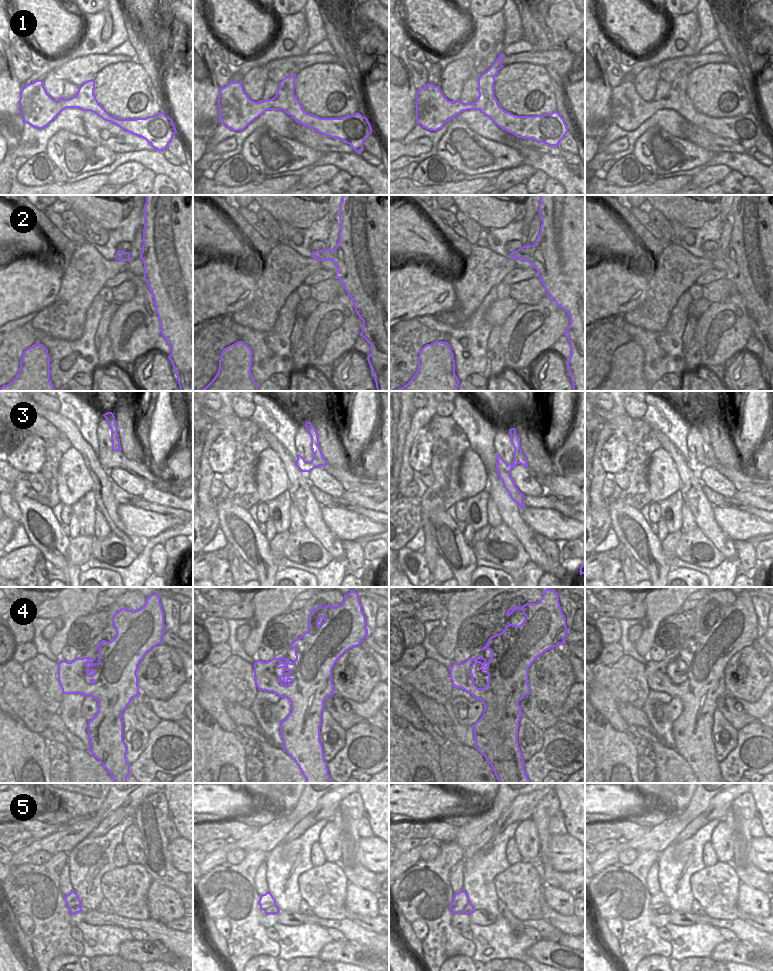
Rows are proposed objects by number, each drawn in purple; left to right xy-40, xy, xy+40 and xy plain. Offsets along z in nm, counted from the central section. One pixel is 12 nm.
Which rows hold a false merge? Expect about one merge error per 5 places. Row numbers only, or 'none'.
3, 5.

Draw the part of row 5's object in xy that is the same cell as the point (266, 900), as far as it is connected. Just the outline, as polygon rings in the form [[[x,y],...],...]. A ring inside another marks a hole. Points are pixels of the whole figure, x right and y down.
[[[268,891],[265,894],[260,895],[260,899],[258,901],[261,910],[266,910],[269,907],[276,905],[276,899],[273,895]]]

